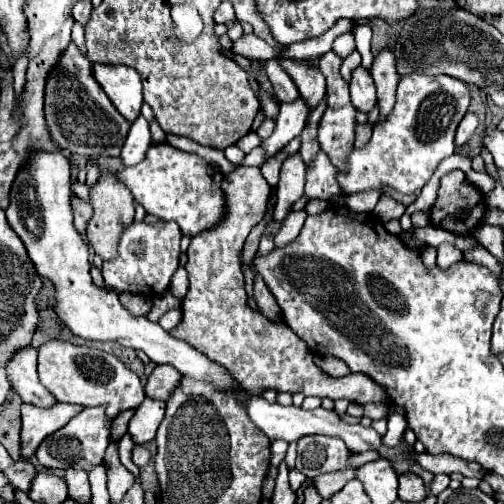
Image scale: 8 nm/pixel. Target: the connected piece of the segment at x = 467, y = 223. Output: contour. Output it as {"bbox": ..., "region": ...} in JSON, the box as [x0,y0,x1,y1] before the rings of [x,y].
{"bbox":[429,169,487,235],"region":[[[455,169],[441,177],[437,199],[429,211],[429,217],[431,217],[431,223],[439,229],[445,229],[453,235],[471,235],[483,223],[485,211],[487,211],[487,205],[483,201],[481,191],[465,177],[463,171]]]}

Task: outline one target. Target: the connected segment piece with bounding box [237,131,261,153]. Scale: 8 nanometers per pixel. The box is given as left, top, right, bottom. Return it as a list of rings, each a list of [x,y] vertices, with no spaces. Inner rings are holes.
[[[251,131],[249,135],[245,135],[245,137],[243,137],[243,139],[241,139],[239,143],[237,143],[237,147],[239,147],[239,149],[243,149],[245,153],[249,153],[249,151],[251,151],[253,147],[257,147],[259,143],[261,143],[261,139],[259,139],[259,135],[257,135],[255,131]]]

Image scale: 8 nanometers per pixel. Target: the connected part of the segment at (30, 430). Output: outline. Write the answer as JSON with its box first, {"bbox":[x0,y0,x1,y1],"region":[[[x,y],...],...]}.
{"bbox":[21,403,83,459],"region":[[[31,403],[21,405],[21,453],[29,459],[39,443],[51,435],[53,431],[65,427],[73,415],[77,415],[83,407],[73,407],[65,403],[55,403],[53,407],[33,407]]]}

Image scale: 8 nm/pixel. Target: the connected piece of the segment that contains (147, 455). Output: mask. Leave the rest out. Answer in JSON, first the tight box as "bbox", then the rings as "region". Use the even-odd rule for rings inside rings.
{"bbox":[131,445,151,467],"region":[[[135,445],[131,459],[133,459],[133,463],[135,463],[137,467],[143,467],[143,465],[149,463],[149,459],[151,459],[151,451],[149,451],[147,447],[143,447],[143,445]]]}

